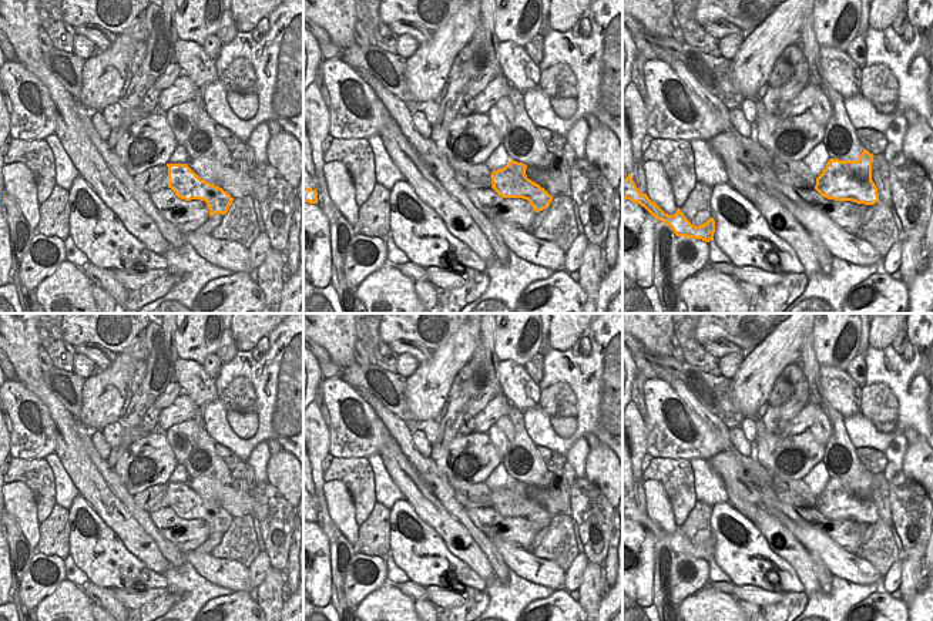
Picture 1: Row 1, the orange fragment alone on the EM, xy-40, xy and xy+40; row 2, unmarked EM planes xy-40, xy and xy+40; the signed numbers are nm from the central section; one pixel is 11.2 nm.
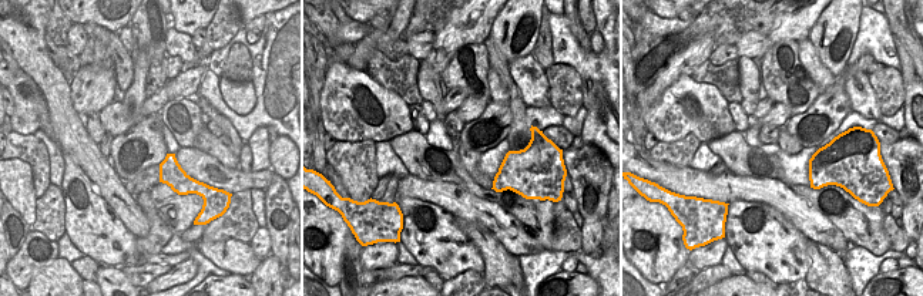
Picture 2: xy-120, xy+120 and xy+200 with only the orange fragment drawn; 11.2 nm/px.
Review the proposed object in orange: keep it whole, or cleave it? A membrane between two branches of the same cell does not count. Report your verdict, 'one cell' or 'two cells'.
two cells

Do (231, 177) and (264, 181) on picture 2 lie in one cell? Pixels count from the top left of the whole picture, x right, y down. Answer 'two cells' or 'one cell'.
one cell

